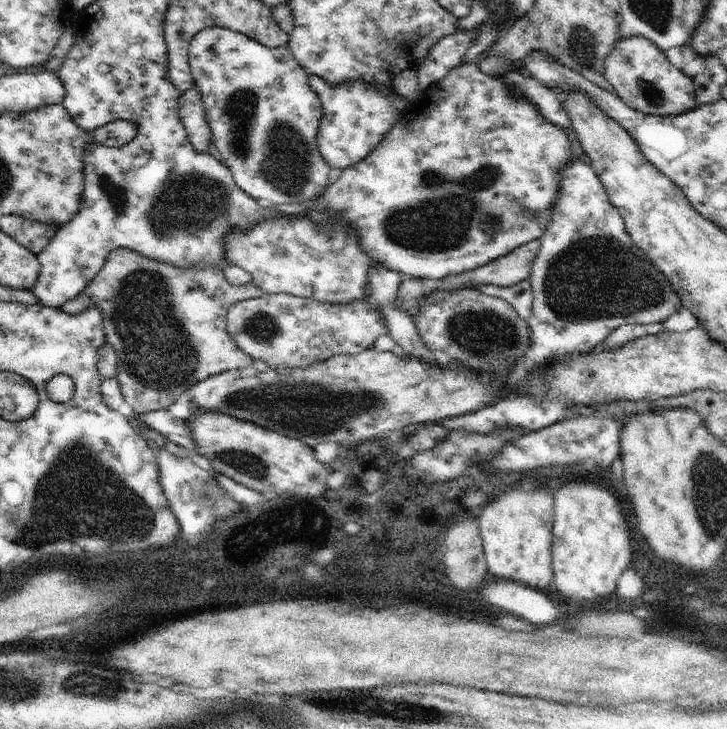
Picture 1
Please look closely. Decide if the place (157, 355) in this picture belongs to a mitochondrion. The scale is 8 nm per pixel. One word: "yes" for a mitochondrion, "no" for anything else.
yes

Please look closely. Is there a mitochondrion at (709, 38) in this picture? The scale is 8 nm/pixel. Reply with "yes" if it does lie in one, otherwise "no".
no

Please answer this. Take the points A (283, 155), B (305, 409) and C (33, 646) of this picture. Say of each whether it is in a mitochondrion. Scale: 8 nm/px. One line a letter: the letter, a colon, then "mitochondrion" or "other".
A: mitochondrion
B: mitochondrion
C: other

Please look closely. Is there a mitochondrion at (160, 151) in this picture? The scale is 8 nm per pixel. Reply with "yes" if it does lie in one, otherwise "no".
no

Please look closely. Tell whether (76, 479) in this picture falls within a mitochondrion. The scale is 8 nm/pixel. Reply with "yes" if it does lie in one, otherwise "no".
yes

